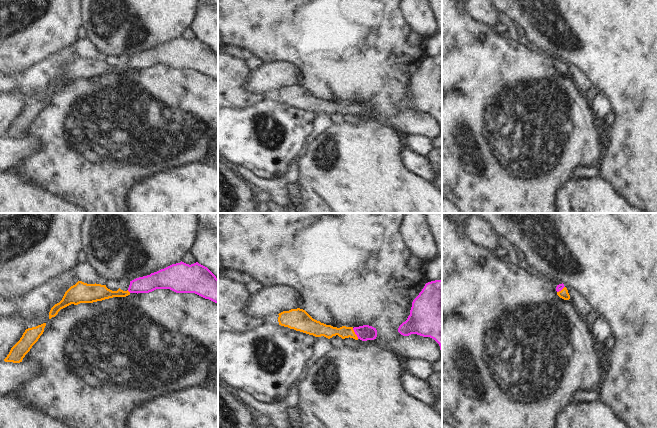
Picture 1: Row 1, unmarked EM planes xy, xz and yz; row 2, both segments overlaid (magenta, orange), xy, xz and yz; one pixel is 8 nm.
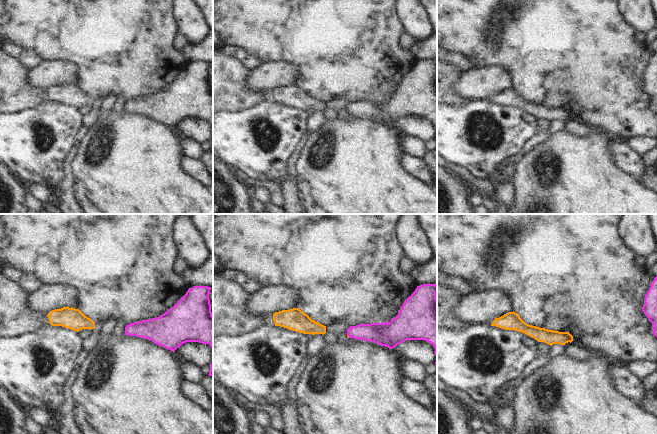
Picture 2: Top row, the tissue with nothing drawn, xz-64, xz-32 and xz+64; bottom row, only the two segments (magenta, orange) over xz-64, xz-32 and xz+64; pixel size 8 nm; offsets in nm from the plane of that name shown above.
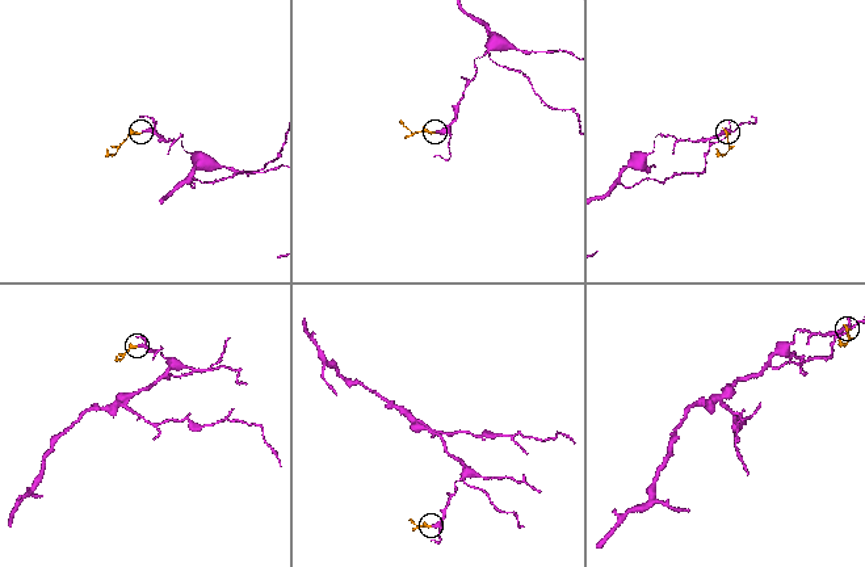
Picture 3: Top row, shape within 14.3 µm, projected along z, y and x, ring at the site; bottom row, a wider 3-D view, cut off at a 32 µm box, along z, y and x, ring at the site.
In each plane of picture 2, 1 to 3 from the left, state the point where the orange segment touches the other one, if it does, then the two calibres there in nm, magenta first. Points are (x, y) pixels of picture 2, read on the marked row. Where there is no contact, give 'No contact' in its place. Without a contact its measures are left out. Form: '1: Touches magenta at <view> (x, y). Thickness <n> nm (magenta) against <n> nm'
1: No contact
2: Touches magenta at xz-32 (348, 335). Thickness 170 nm (magenta) against 20 nm
3: No contact

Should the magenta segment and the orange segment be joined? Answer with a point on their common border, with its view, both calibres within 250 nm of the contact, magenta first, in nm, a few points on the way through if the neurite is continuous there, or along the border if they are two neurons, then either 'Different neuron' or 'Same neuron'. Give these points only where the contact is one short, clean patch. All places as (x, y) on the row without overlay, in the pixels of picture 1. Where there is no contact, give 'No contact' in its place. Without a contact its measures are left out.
Touches magenta at xz (355, 109). Thickness 120 nm (magenta) against 110 nm. Path across: xz (365, 108), (355, 109), (328, 107). Same neuron

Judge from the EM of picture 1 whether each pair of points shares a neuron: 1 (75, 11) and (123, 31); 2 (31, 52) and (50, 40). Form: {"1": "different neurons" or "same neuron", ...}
{"1": "different neurons", "2": "same neuron"}

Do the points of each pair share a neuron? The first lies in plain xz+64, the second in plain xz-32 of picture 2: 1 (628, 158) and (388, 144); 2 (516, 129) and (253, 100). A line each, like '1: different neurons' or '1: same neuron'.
1: different neurons
2: different neurons

